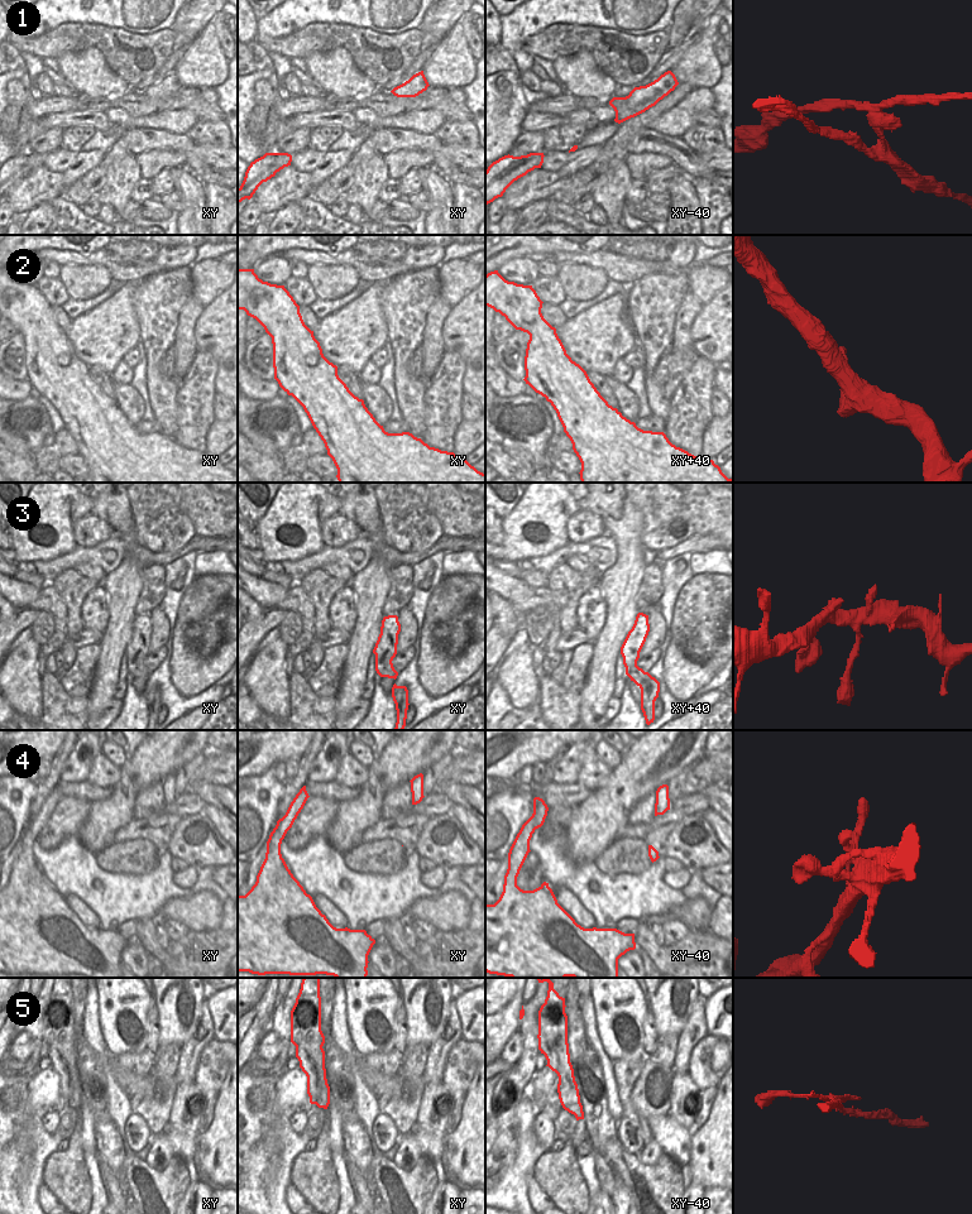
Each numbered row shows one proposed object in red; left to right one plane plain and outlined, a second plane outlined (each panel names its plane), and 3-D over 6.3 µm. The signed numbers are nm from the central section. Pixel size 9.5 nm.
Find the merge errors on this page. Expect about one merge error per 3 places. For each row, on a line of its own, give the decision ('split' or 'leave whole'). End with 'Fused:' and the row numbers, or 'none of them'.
1: split
2: leave whole
3: leave whole
4: leave whole
5: split
Fused: 1, 5

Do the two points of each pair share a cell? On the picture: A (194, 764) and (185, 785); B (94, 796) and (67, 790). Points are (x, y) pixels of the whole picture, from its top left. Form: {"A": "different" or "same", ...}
{"A": "same", "B": "same"}

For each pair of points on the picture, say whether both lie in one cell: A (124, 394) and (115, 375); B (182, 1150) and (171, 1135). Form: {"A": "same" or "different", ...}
{"A": "different", "B": "same"}

